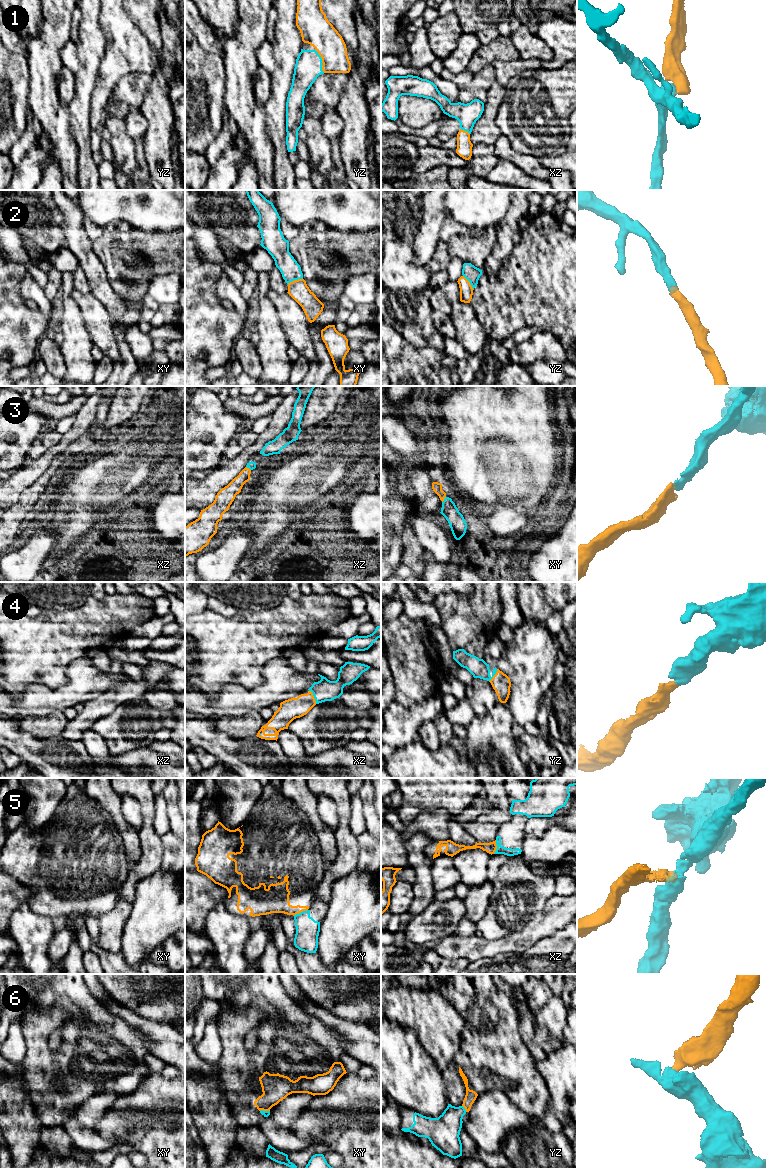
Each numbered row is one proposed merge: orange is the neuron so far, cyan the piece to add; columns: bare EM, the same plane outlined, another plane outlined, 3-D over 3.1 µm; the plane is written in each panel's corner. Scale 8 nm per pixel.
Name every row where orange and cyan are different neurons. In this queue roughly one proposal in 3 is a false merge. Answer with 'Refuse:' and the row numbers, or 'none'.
Refuse: 5, 6

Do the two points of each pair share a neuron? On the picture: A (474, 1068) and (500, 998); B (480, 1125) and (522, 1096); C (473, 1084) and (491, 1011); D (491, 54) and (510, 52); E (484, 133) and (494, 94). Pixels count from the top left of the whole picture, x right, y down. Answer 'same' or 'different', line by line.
A: same
B: different
C: same
D: same
E: same

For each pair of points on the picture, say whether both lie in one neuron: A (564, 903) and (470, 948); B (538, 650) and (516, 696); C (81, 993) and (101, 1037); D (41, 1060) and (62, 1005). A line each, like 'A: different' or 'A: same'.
A: same
B: same
C: same
D: same

